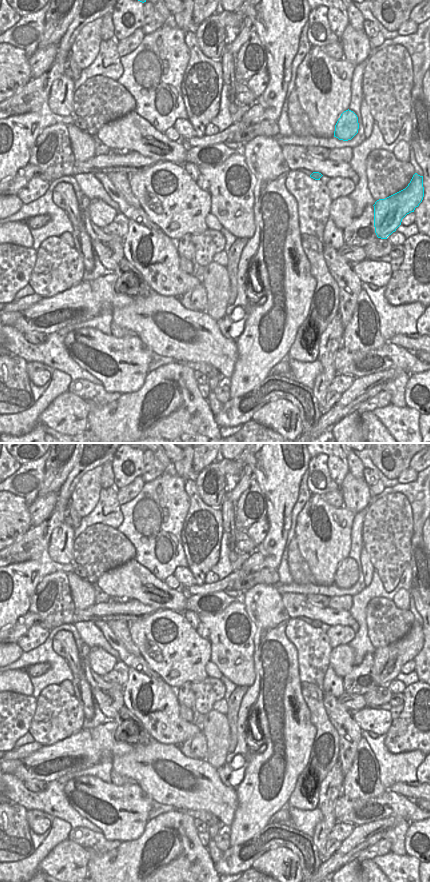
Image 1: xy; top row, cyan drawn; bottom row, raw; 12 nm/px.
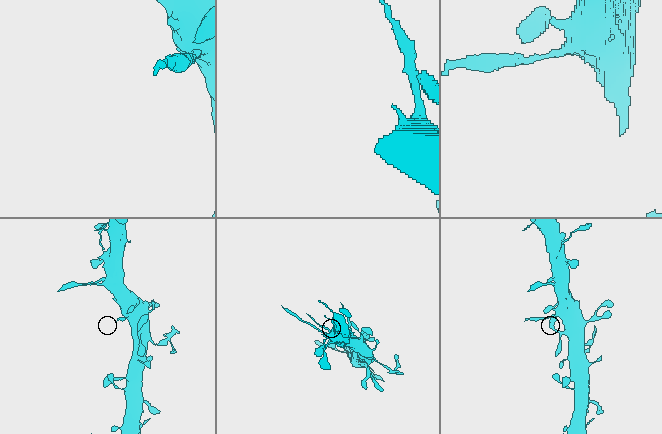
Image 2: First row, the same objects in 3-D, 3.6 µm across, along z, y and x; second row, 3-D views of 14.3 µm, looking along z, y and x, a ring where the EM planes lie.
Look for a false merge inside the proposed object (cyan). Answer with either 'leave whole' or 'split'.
split

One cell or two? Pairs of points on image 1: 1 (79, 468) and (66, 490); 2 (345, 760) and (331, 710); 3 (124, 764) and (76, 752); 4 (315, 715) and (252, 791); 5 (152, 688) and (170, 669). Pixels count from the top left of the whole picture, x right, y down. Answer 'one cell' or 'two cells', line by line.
1: one cell
2: one cell
3: two cells
4: two cells
5: two cells

